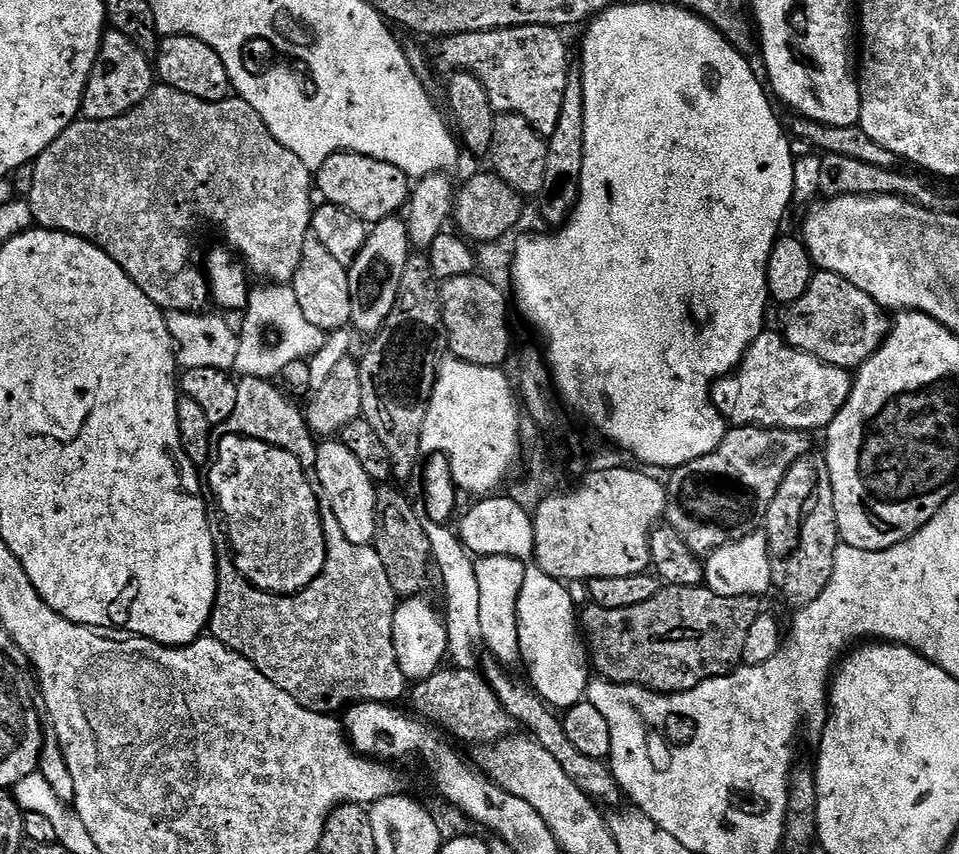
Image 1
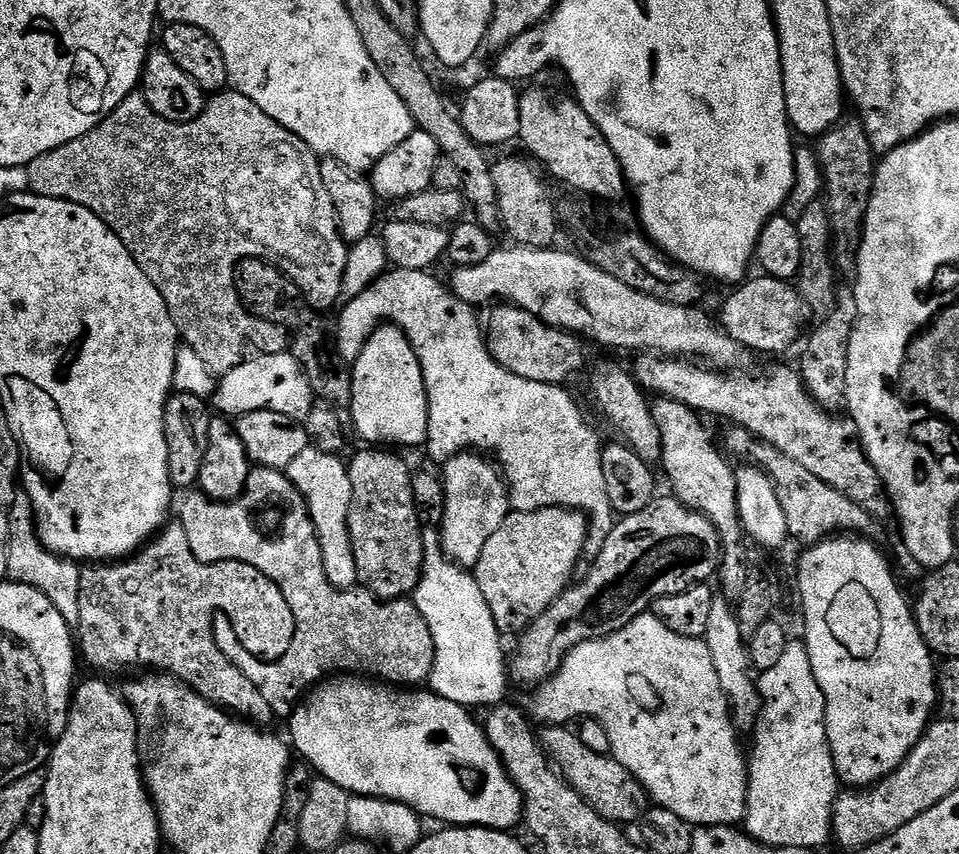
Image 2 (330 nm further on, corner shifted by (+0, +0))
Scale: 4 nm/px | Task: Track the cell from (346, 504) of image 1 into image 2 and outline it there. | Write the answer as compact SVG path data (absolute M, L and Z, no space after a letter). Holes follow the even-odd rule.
M309 446L306 450L302 450L302 454L298 454L298 458L294 458L294 462L290 462L286 475L300 493L306 511L312 518L312 524L316 528L322 546L324 569L330 582L336 588L345 590L357 587L358 566L348 529L352 491L347 463L339 455L324 453L316 447Z

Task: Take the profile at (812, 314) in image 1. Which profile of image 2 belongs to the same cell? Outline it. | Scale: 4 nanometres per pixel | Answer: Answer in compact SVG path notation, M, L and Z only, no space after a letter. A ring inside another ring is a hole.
M763 274L754 276L745 279L733 291L737 292L721 306L720 316L718 315L719 327L749 353L784 352L799 338L800 331L804 328L804 299L787 280Z

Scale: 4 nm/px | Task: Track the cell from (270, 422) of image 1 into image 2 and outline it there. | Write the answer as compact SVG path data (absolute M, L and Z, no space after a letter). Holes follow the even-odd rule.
M259 466L253 467L252 472L248 475L248 486L246 494L241 496L240 499L231 502L213 502L207 498L199 498L200 500L184 500L180 504L180 516L178 522L186 530L186 538L190 538L190 550L194 554L194 558L198 558L207 564L219 564L221 566L227 565L227 560L233 560L236 564L249 564L256 572L261 572L263 579L267 583L276 583L278 588L282 590L282 594L291 600L291 608L294 609L294 617L297 618L297 634L293 645L290 650L286 650L285 656L273 664L264 664L253 655L249 655L246 649L242 647L242 642L238 642L238 637L235 636L232 624L226 618L217 619L216 622L216 641L222 651L231 658L234 666L238 666L238 670L242 670L242 674L246 674L246 678L250 678L250 682L254 682L254 686L258 686L258 690L262 694L262 698L266 698L266 702L270 702L273 713L277 717L284 716L283 718L291 717L294 705L311 689L313 686L321 683L325 678L331 677L333 674L359 674L364 678L375 678L380 682L387 682L393 686L420 686L429 679L432 672L432 667L435 664L435 644L434 638L431 637L429 626L426 624L426 618L419 613L416 606L411 599L405 598L403 600L380 600L373 592L361 590L359 587L349 588L336 588L330 582L330 578L324 569L324 559L322 558L322 546L320 539L316 533L316 528L312 524L312 518L308 515L307 511L300 510L296 512L296 507L301 507L302 497L296 491L296 487L292 485L292 481L288 479L283 471L275 468L262 468ZM256 504L284 504L284 525L280 528L280 533L277 534L276 540L271 540L262 529L256 525L256 516L252 511L255 510Z

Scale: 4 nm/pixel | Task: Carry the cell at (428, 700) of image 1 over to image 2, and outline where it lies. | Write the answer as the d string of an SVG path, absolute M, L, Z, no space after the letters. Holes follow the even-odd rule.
M548 726L543 729L544 751L558 769L561 777L602 818L617 826L629 826L645 812L650 804L649 793L644 791L630 770L616 761L615 756L594 753L582 742L582 738L568 726Z

